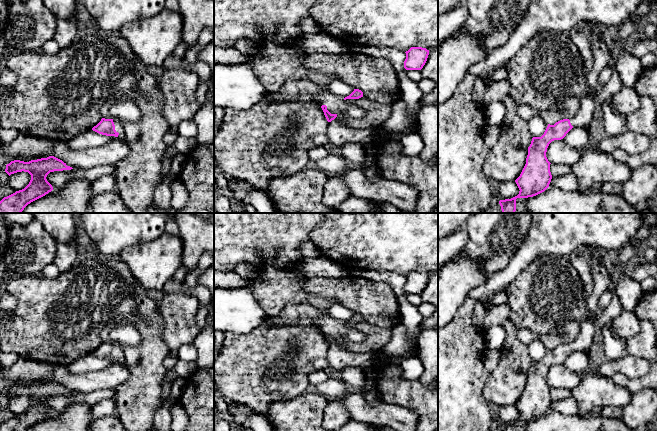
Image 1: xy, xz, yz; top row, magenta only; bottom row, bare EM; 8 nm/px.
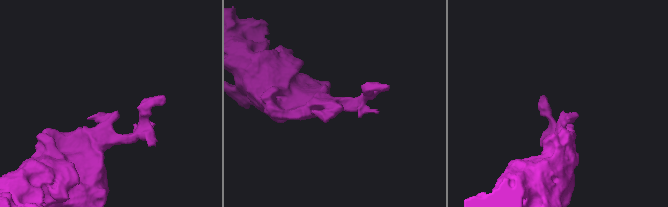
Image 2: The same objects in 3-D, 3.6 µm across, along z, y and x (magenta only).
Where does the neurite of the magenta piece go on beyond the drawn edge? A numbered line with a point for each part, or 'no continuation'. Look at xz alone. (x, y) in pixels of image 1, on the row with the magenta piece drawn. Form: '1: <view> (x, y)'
1: xz (339, 132)

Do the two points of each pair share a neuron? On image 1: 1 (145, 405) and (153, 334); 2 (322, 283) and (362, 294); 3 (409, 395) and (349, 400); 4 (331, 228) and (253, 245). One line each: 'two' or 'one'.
1: one
2: one
3: two
4: two

